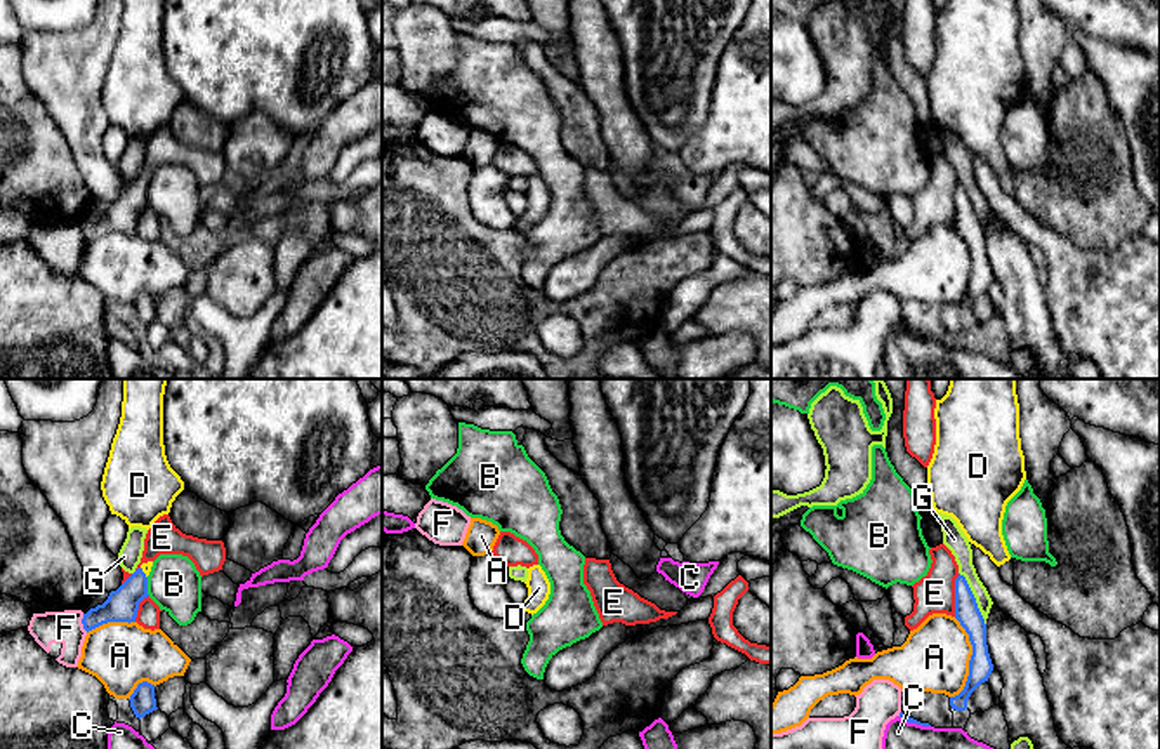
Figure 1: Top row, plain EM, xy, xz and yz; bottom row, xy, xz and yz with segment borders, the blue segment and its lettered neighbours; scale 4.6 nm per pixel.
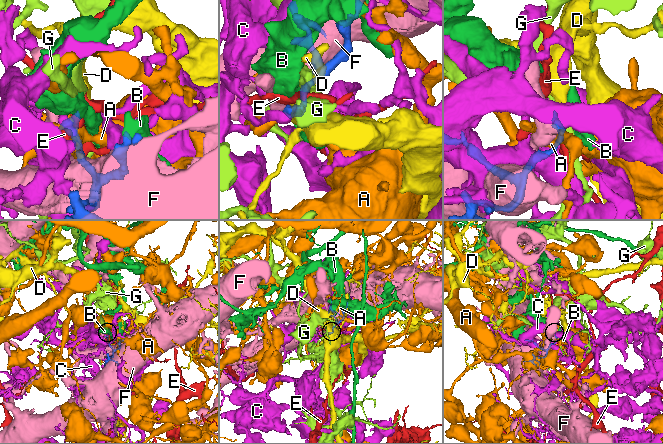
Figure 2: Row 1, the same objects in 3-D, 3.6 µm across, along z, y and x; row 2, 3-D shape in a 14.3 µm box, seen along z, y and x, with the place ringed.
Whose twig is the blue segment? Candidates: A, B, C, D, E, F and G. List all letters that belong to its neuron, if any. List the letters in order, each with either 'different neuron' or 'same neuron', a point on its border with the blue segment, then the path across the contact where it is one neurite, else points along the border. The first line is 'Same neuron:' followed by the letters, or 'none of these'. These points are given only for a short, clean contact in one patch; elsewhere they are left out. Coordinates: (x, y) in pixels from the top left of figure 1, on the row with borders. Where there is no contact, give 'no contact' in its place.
Same neuron: D
A: different neuron | yz (971, 659)
B: different neuron | xy (146, 586)
C: different neuron | yz (914, 722)
D: same neuron | xy (143, 572) | across xy (122, 605), (143, 572), (146, 567)
E: different neuron | yz (955, 595)
F: different neuron | xy (82, 623)
G: different neuron | yz (975, 598) | along yz (959, 572), (985, 624)

